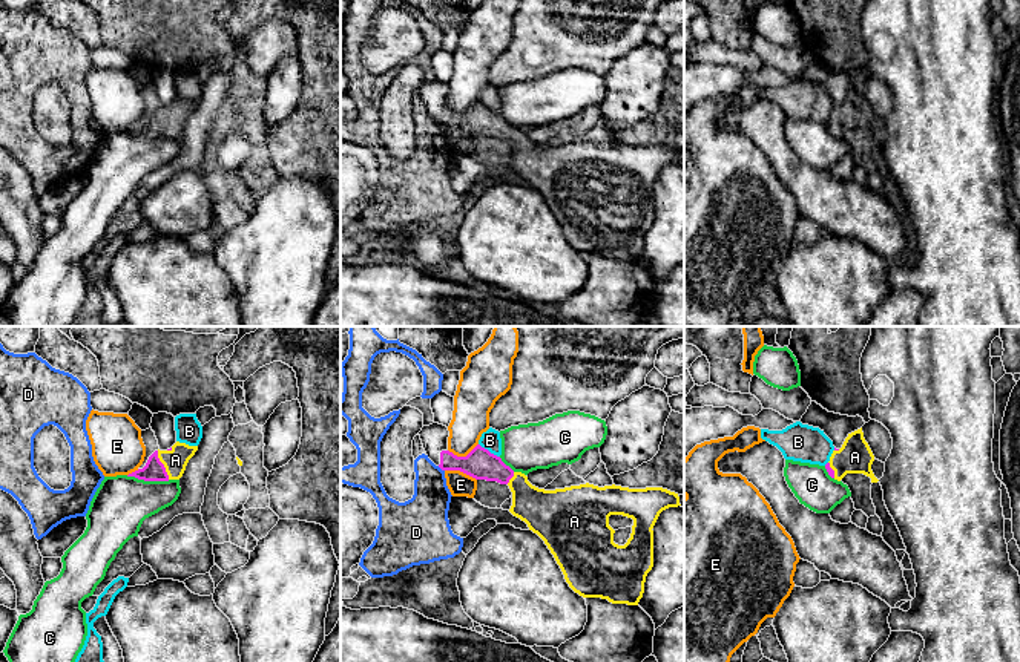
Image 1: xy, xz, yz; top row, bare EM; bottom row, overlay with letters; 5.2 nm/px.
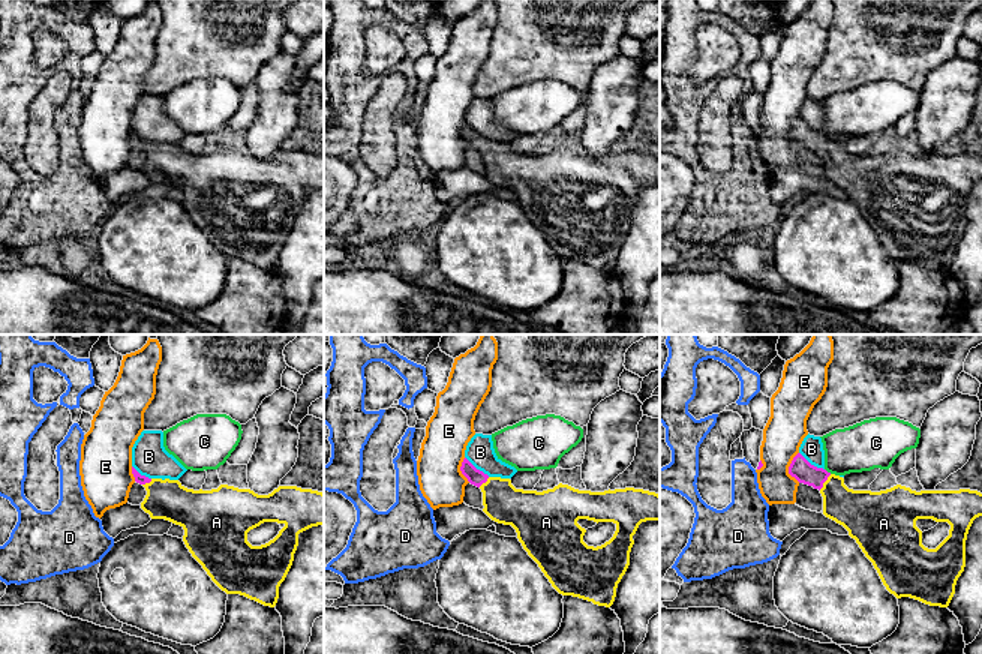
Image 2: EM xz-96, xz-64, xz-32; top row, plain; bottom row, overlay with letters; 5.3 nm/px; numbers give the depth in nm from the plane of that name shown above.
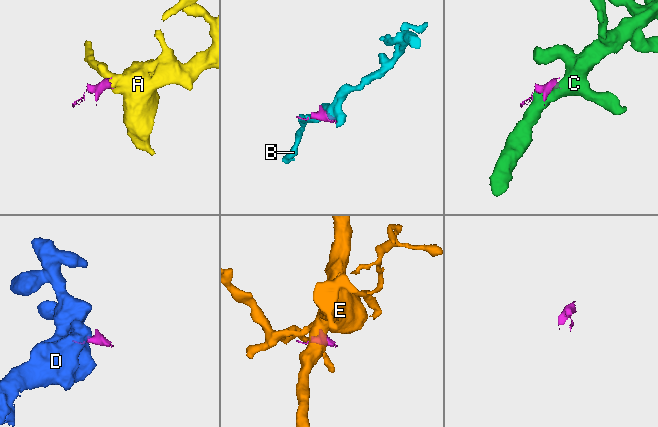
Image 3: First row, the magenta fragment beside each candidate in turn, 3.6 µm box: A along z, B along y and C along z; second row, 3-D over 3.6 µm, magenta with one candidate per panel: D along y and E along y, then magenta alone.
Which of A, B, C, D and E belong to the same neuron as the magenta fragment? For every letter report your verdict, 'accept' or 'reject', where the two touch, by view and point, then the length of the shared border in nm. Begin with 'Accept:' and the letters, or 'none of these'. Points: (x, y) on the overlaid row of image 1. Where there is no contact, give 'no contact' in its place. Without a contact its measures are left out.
Accept: A
A: accept | xy (163, 465) | 170 nm
B: reject | xz (488, 451) | 130 nm
C: reject | xy (148, 480) | 240 nm
D: reject | xz (440, 468) | 50 nm
E: reject | xz (460, 471) | 180 nm

